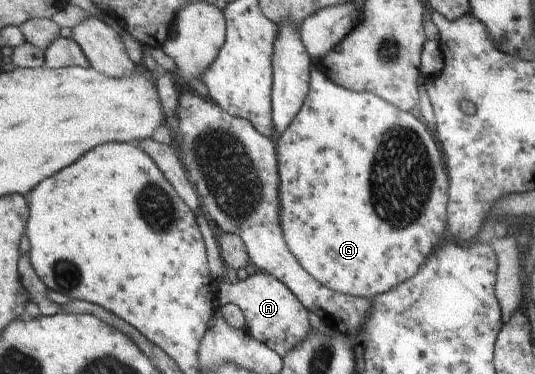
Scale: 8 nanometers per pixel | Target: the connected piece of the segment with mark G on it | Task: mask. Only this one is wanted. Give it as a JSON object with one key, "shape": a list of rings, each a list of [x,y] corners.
{"shape":[[[312,65],[310,74],[312,80],[304,106],[293,123],[275,139],[280,163],[282,229],[290,250],[315,279],[321,279],[322,284],[333,288],[336,292],[371,299],[377,293],[383,294],[406,279],[412,278],[424,265],[433,249],[441,243],[439,237],[446,229],[445,205],[448,200],[447,193],[445,193],[448,190],[448,177],[445,177],[445,173],[443,173],[441,151],[439,145],[435,145],[429,131],[425,129],[425,125],[421,125],[413,115],[403,113],[400,108],[393,107],[393,104],[387,103],[380,96],[369,92],[353,93],[353,91],[333,83],[333,80],[330,80],[323,71],[315,69],[314,65]]]}

